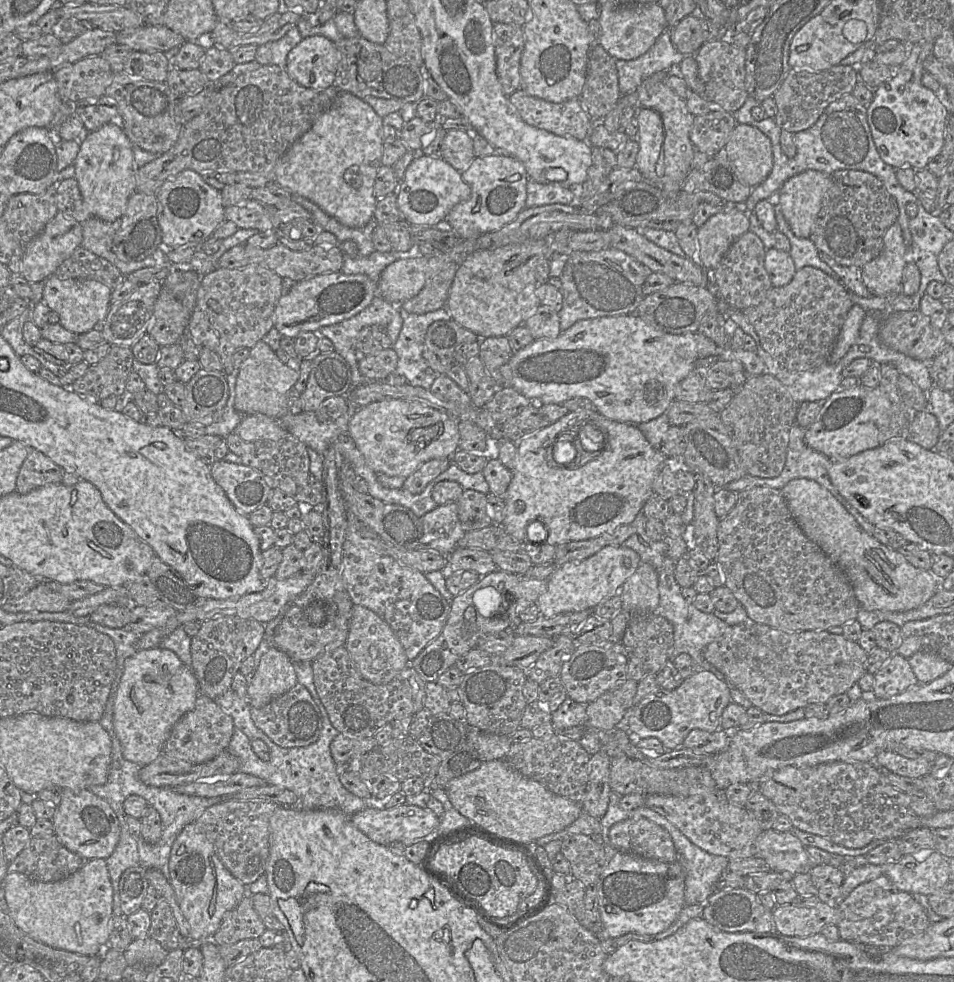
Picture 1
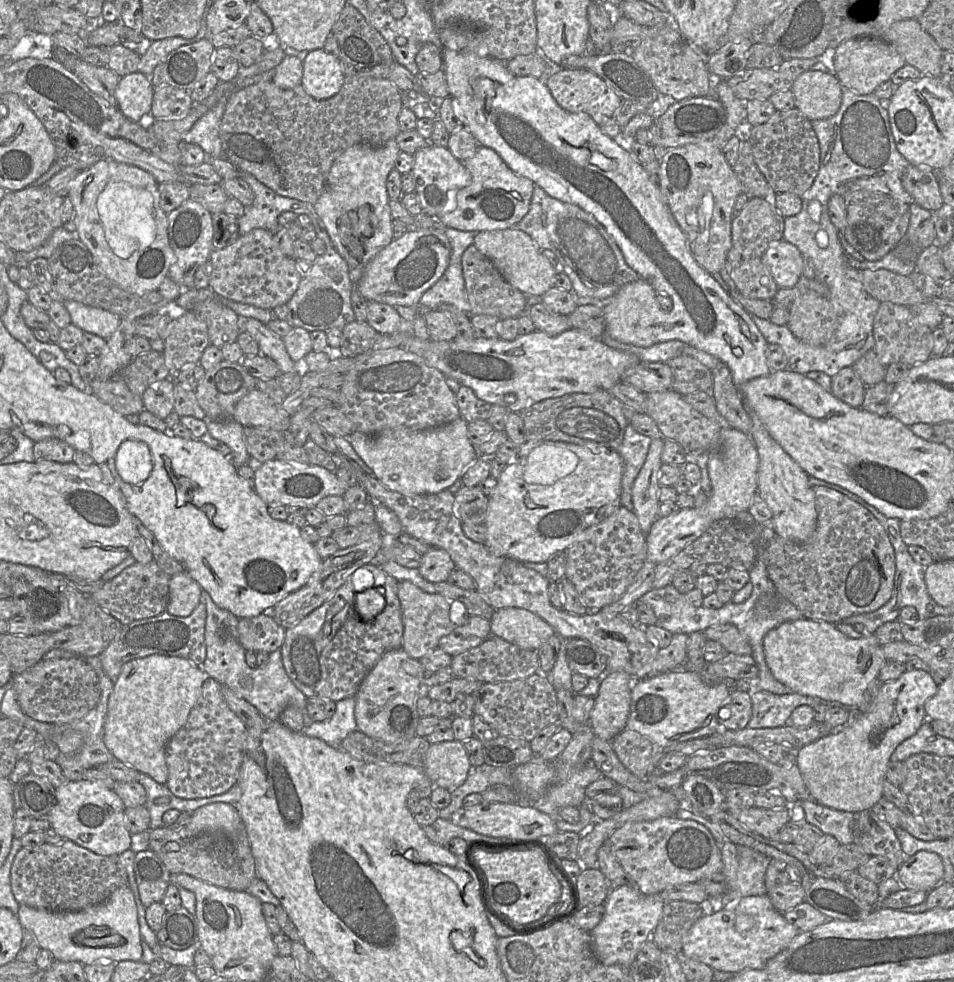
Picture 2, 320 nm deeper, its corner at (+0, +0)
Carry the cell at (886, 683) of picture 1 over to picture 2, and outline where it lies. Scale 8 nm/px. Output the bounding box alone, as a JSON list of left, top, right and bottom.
[794,670,938,813]

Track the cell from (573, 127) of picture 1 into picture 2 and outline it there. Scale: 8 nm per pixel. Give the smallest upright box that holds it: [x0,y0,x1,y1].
[546,67,622,125]

